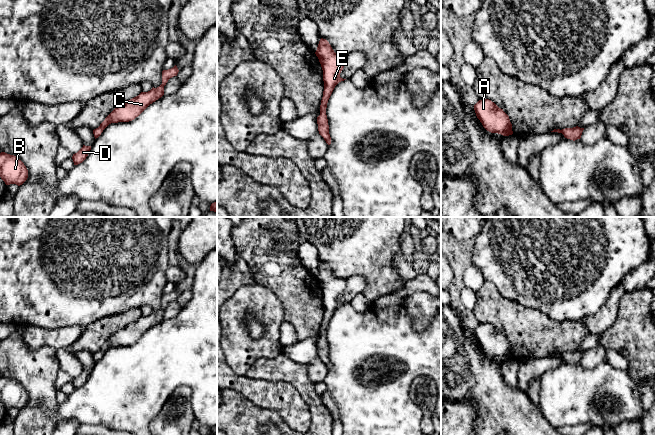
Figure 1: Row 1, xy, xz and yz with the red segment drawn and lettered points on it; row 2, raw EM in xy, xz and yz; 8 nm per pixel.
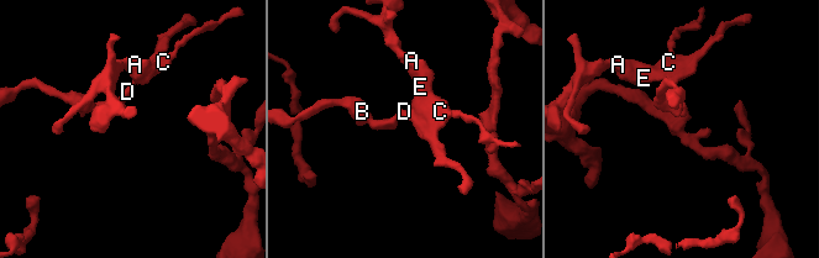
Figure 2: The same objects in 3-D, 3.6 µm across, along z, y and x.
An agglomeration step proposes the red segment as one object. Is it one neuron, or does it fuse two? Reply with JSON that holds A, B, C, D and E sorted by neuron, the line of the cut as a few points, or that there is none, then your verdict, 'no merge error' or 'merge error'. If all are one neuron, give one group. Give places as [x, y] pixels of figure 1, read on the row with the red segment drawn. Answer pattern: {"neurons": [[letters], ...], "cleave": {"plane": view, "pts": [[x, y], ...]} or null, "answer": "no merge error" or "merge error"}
{"neurons": [["A", "B", "C", "D", "E"]], "cleave": null, "answer": "no merge error"}

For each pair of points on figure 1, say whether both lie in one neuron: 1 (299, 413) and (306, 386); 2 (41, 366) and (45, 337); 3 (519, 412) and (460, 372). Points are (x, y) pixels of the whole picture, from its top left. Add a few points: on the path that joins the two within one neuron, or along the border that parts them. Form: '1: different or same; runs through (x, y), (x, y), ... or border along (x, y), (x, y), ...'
1: different; border along (286, 382), (296, 389), (308, 406), (311, 420)
2: different; border along (22, 337), (31, 350), (44, 346), (55, 350)
3: same; runs through (504, 406), (475, 377)

